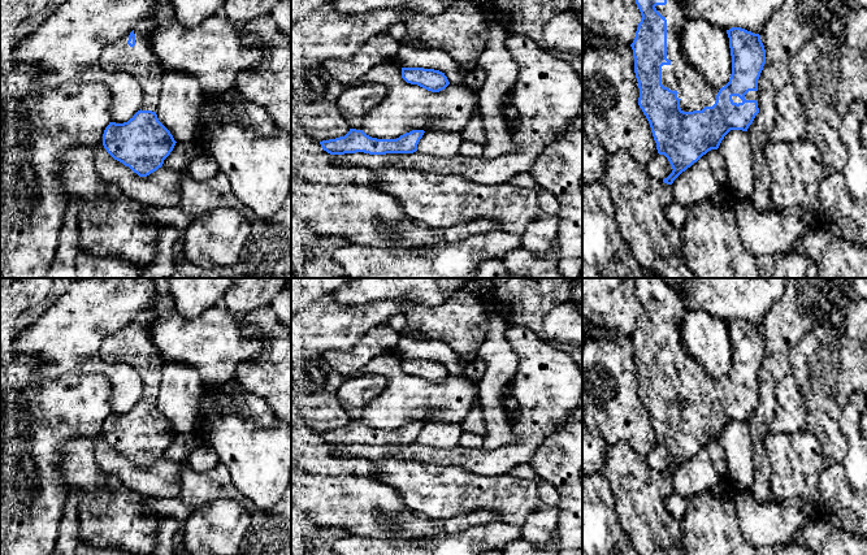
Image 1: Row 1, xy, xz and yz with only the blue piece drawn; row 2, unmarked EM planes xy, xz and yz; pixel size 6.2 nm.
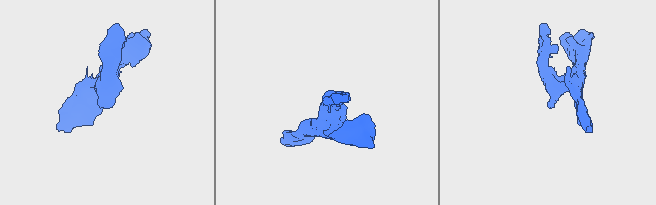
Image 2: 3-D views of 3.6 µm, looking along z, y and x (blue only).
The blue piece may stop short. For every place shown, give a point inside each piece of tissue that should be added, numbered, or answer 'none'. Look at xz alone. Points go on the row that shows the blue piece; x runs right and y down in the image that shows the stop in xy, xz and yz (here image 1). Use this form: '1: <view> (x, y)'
none

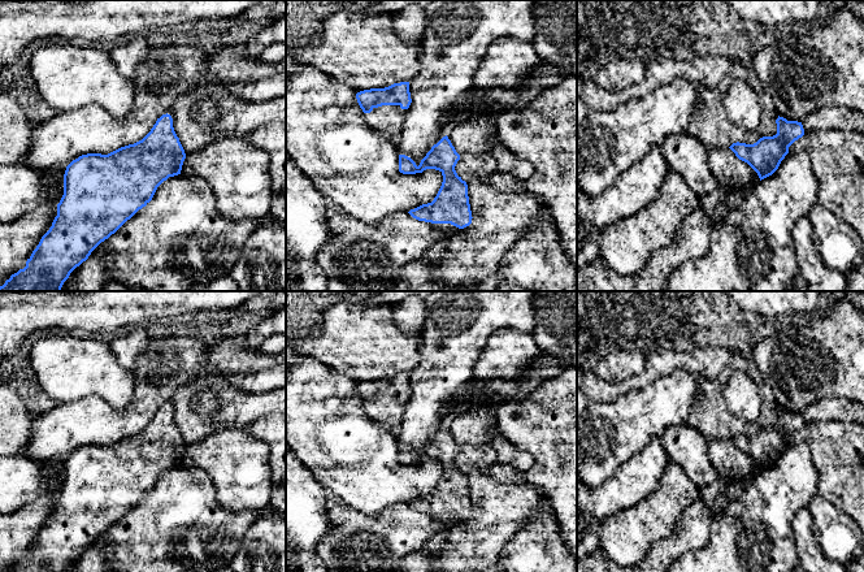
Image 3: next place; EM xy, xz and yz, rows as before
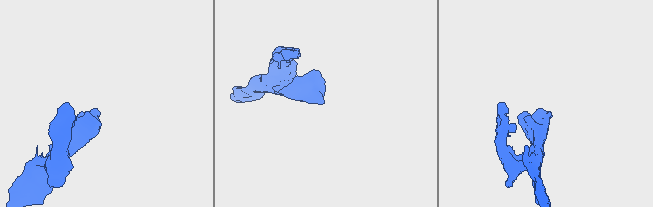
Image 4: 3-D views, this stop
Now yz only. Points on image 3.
1: yz (837, 117)

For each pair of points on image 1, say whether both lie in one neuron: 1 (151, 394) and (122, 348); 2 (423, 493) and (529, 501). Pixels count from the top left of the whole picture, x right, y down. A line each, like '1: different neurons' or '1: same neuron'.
1: same neuron
2: same neuron

